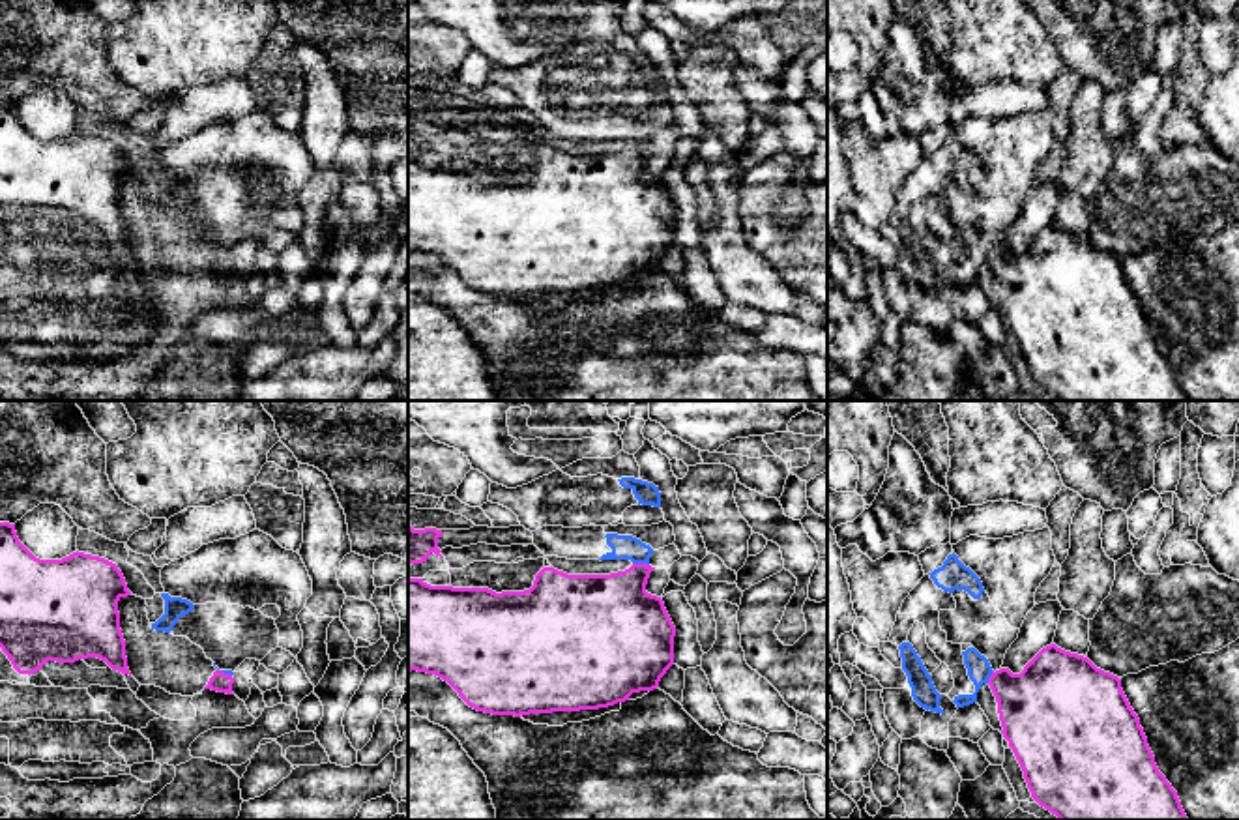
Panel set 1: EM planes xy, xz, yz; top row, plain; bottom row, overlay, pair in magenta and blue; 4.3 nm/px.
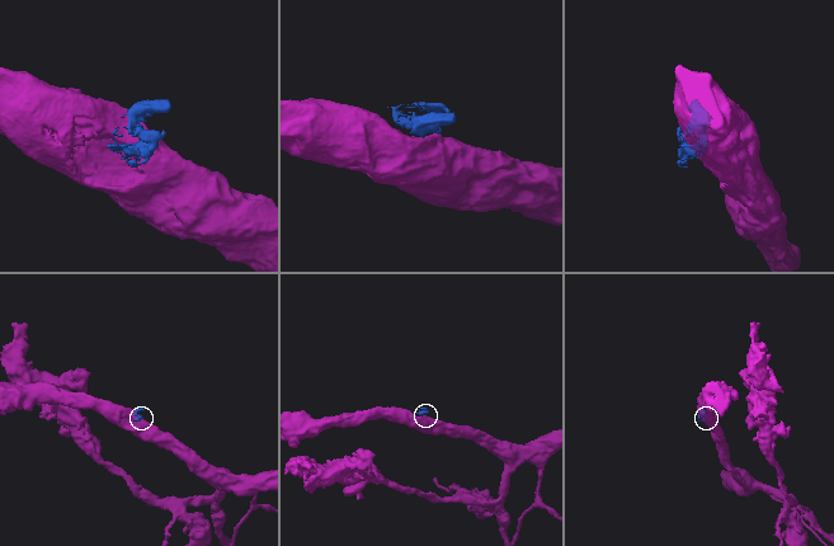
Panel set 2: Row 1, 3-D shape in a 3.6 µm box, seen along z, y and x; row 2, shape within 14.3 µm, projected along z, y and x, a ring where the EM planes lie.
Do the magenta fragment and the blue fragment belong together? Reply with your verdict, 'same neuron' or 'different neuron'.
different neuron

